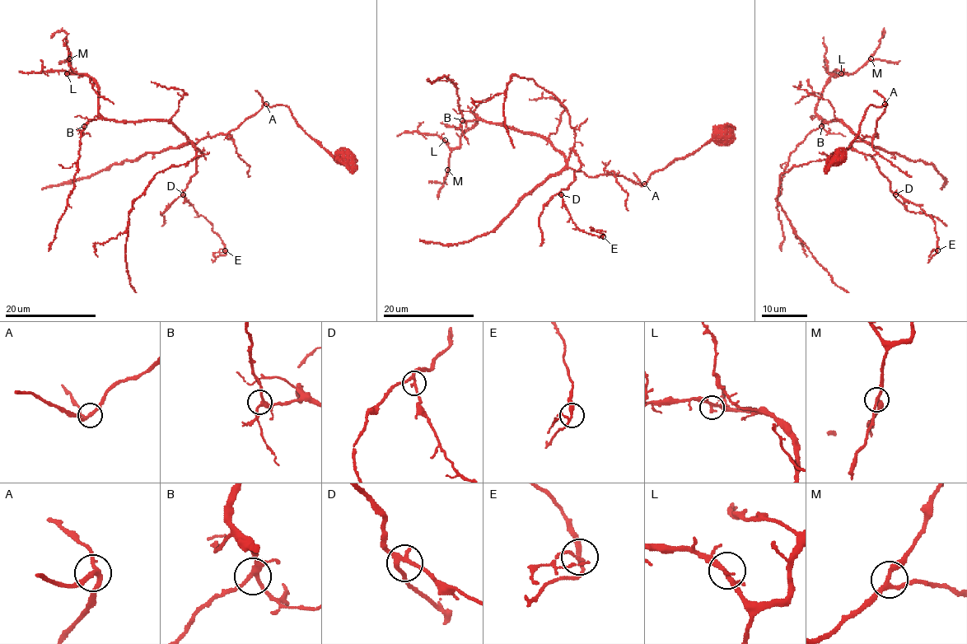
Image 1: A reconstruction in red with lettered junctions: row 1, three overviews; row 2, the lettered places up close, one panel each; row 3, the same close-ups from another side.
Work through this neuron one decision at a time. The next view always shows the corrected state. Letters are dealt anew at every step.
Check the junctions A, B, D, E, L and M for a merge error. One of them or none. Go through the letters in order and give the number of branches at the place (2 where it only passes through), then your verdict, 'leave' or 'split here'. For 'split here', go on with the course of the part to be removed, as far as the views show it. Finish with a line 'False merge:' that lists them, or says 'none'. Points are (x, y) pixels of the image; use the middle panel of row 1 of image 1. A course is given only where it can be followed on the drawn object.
A: 3 branches meet; leave
B: 3 branches meet; leave
D: 3 branches meet; leave
E: 3 branches meet; leave
L: 3 branches meet; leave
M: 3 branches meet; leave
False merge: none

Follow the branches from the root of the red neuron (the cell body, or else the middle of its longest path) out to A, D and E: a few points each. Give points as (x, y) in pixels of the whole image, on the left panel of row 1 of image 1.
A: (343, 157), (334, 159), (321, 147), (297, 122), (287, 106), (266, 104)
D: (343, 157), (334, 159), (321, 147), (287, 106), (265, 104), (226, 133), (189, 142), (203, 154), (183, 194)
E: (343, 157), (321, 147), (284, 105), (265, 104), (226, 133), (189, 142), (203, 154), (183, 193), (225, 250)

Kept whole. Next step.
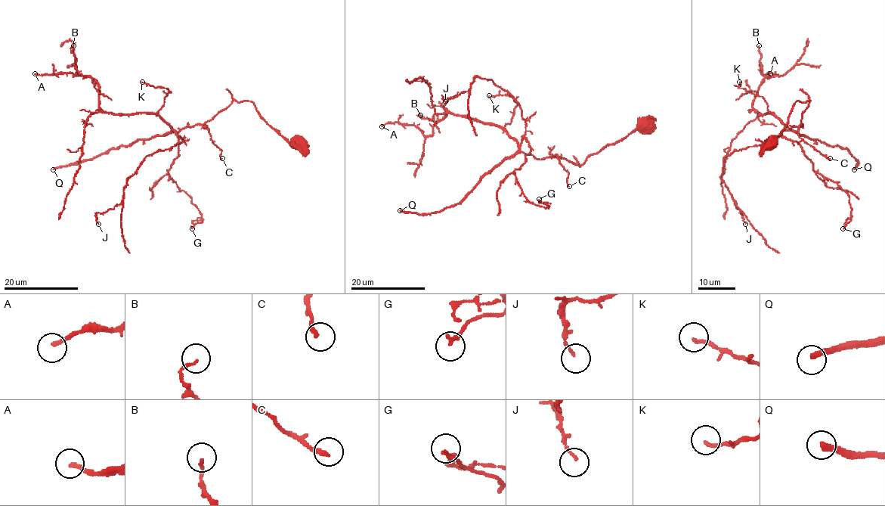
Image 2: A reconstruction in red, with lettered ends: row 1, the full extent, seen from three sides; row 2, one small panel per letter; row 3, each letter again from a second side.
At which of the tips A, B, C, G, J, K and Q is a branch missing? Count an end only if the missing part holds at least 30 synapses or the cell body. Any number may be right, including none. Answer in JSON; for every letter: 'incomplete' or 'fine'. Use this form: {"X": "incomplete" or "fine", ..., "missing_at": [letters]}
{"A": "incomplete", "B": "fine", "C": "fine", "G": "fine", "J": "fine", "K": "fine", "Q": "incomplete", "missing_at": ["A", "Q"]}

